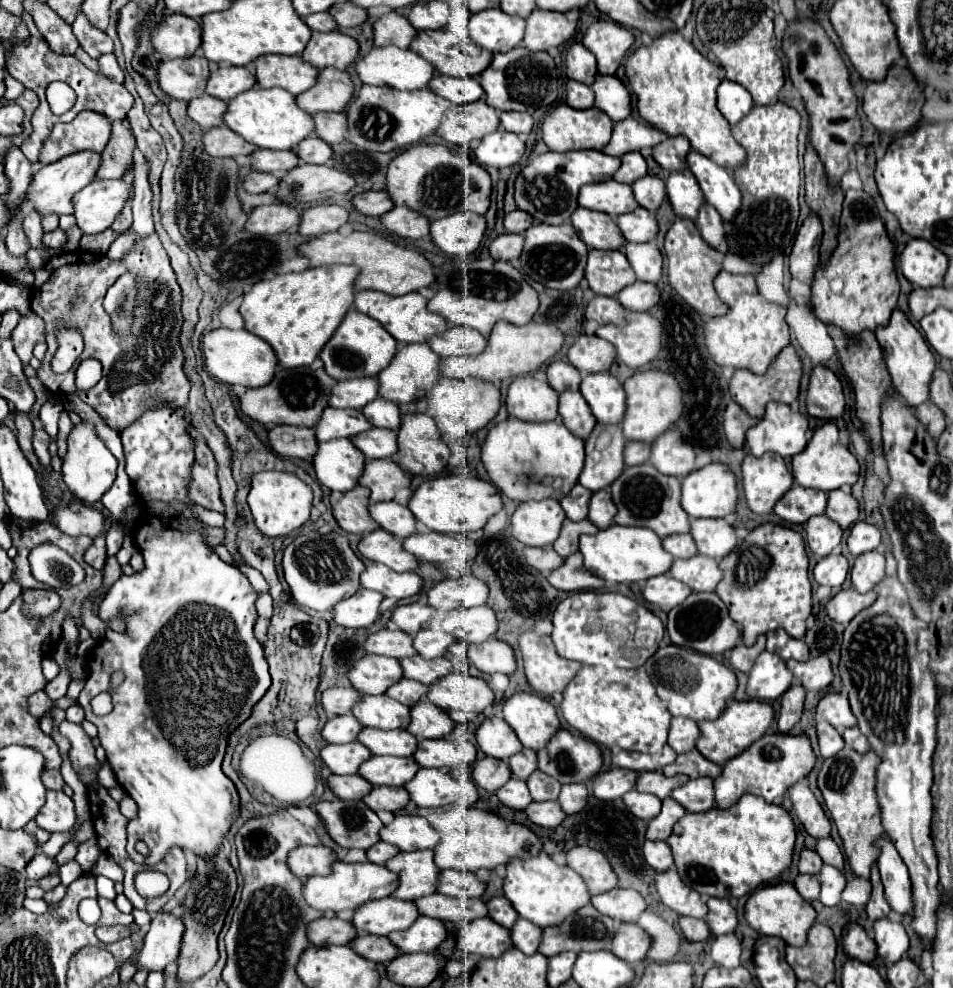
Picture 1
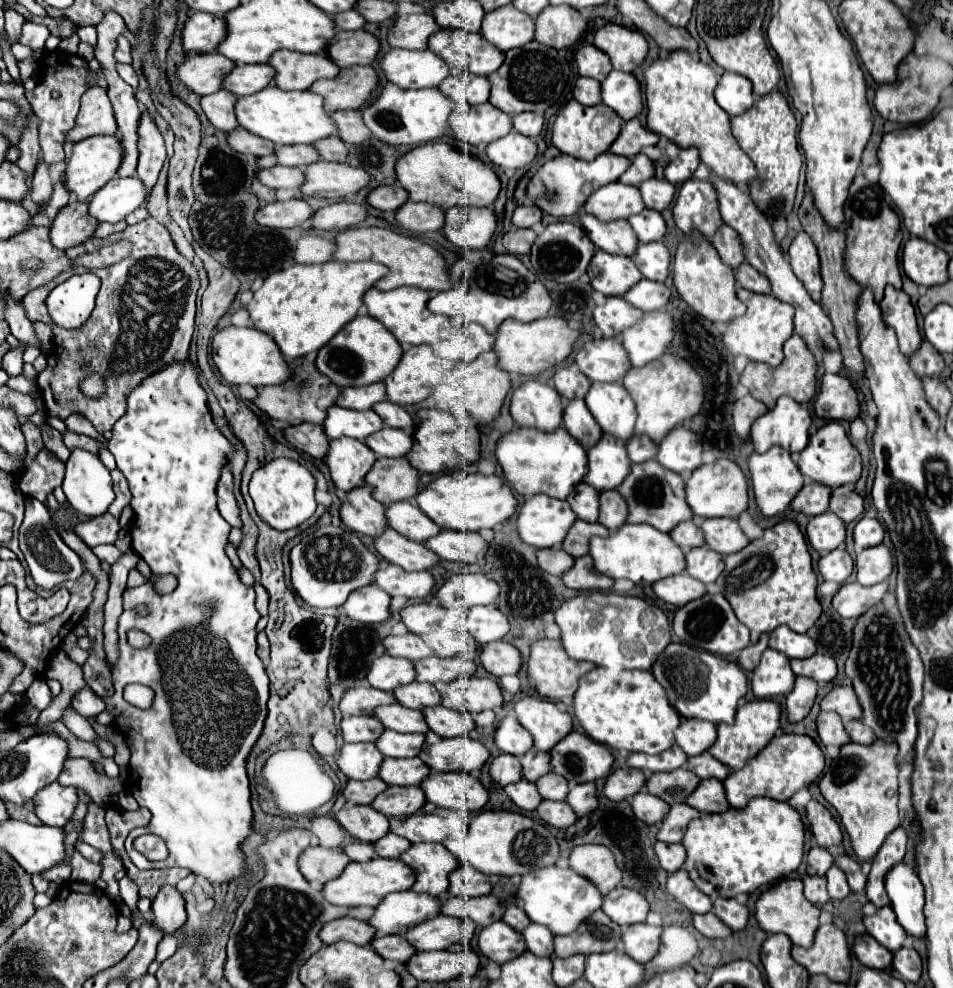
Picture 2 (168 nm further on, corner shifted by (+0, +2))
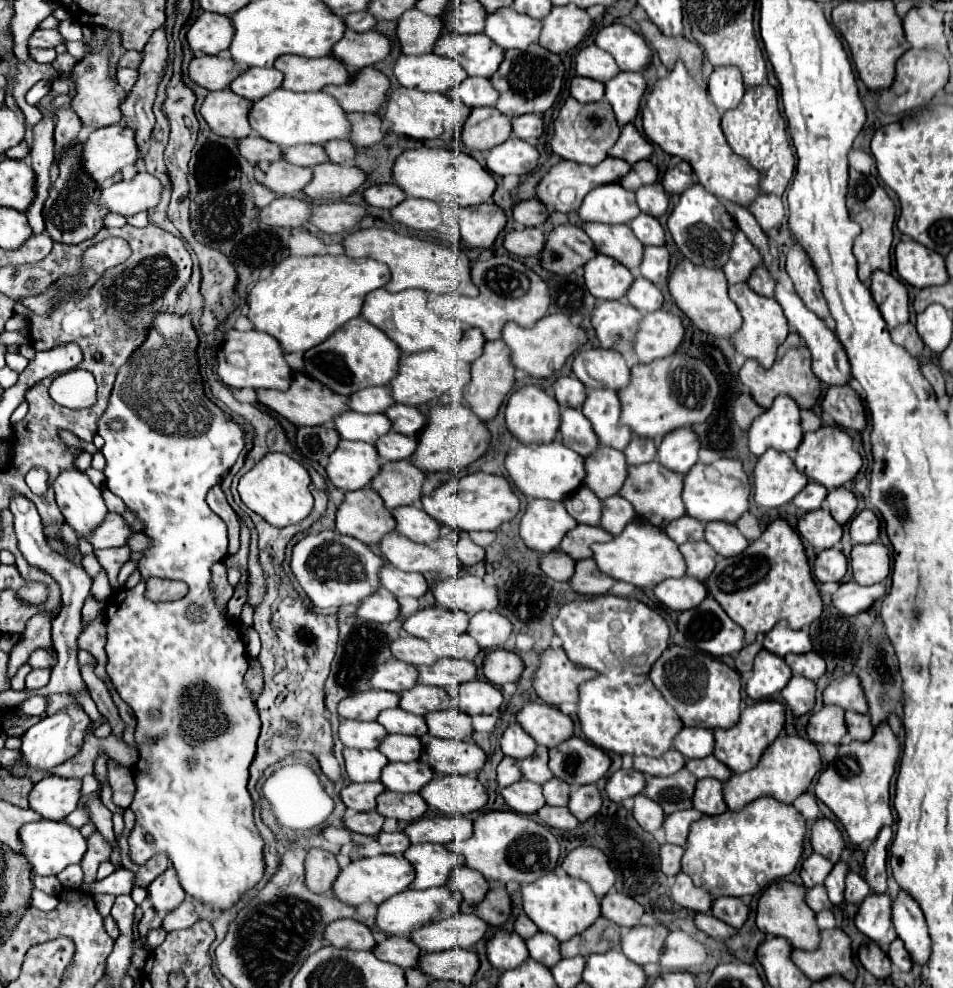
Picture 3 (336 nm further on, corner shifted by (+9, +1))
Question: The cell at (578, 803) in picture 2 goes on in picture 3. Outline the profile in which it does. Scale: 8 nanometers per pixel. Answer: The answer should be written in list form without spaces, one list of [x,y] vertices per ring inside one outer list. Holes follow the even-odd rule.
[[[587,784],[587,786],[573,788],[571,790],[571,796],[569,796],[567,808],[571,810],[571,814],[575,814],[575,818],[579,822],[585,822],[593,814],[597,814],[599,808],[601,808],[599,788],[595,784]]]

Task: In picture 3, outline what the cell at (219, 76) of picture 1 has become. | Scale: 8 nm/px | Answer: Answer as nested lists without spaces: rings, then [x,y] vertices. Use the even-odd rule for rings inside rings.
[[[247,68],[241,72],[233,84],[229,84],[229,90],[255,102],[261,96],[273,92],[283,82],[283,74],[277,68]]]

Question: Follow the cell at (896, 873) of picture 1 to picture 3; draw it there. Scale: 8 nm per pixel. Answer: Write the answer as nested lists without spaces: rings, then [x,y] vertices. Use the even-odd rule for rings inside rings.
[[[899,890],[891,906],[893,906],[893,926],[895,926],[897,936],[903,940],[913,962],[925,964],[929,958],[931,940],[929,940],[925,916],[919,904],[909,894]]]

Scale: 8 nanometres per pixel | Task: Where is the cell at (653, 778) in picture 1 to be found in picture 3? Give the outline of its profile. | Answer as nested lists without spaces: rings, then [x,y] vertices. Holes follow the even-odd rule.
[[[683,768],[683,772],[677,772],[675,776],[667,778],[647,778],[643,794],[651,800],[655,800],[665,814],[691,808],[691,798],[695,792],[697,778]]]

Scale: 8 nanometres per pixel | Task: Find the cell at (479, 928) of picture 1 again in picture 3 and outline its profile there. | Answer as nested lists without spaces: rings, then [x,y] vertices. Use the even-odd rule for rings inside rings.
[[[497,930],[487,940],[485,948],[487,948],[487,960],[495,968],[503,968],[503,970],[511,970],[529,958],[525,940],[509,930]]]

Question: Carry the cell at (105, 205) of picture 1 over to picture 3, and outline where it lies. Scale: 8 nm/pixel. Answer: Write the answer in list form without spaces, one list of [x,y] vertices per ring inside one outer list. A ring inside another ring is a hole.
[[[137,172],[131,180],[121,180],[107,188],[101,188],[99,204],[113,214],[133,216],[141,210],[151,210],[157,206],[161,196],[161,182],[147,174]]]

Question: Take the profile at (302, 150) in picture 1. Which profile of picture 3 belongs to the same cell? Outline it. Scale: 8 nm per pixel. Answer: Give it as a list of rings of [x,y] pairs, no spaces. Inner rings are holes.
[[[329,140],[323,144],[327,156],[335,164],[347,164],[355,158],[355,146],[349,140]]]

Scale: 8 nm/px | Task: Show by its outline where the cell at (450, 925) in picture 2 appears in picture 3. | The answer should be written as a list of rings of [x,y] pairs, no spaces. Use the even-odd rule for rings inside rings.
[[[457,912],[447,920],[439,920],[427,924],[409,934],[409,938],[423,950],[423,952],[439,952],[449,948],[471,948],[477,944],[489,924],[469,912]]]

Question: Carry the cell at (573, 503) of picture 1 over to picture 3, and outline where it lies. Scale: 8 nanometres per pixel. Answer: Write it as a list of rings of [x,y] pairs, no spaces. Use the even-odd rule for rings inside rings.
[[[587,486],[577,488],[569,498],[563,500],[563,504],[579,524],[597,526],[601,520],[601,500]]]

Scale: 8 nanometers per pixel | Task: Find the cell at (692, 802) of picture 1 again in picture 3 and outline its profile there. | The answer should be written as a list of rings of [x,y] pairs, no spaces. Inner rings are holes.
[[[701,778],[697,782],[697,790],[693,796],[693,808],[701,814],[723,814],[727,810],[723,802],[721,782],[715,778]]]

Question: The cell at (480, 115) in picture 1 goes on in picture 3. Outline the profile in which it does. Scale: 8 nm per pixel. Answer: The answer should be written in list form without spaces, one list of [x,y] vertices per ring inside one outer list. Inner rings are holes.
[[[473,108],[461,130],[461,140],[469,150],[491,150],[511,134],[511,120],[495,108]]]

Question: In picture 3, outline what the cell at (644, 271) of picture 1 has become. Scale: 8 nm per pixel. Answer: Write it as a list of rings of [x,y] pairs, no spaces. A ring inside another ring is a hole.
[[[645,246],[643,260],[637,270],[643,278],[661,286],[669,276],[669,252],[665,246]]]

